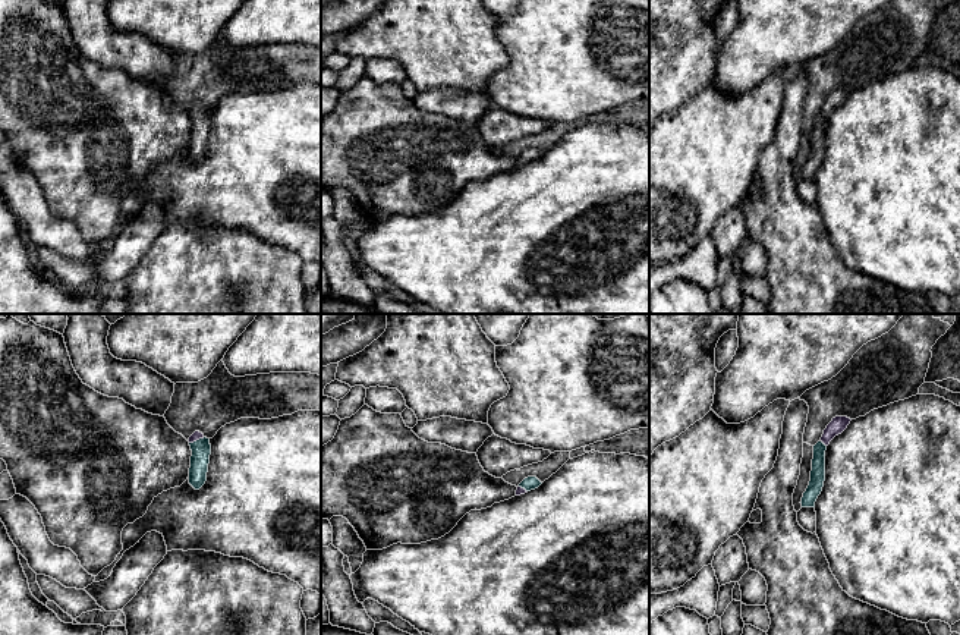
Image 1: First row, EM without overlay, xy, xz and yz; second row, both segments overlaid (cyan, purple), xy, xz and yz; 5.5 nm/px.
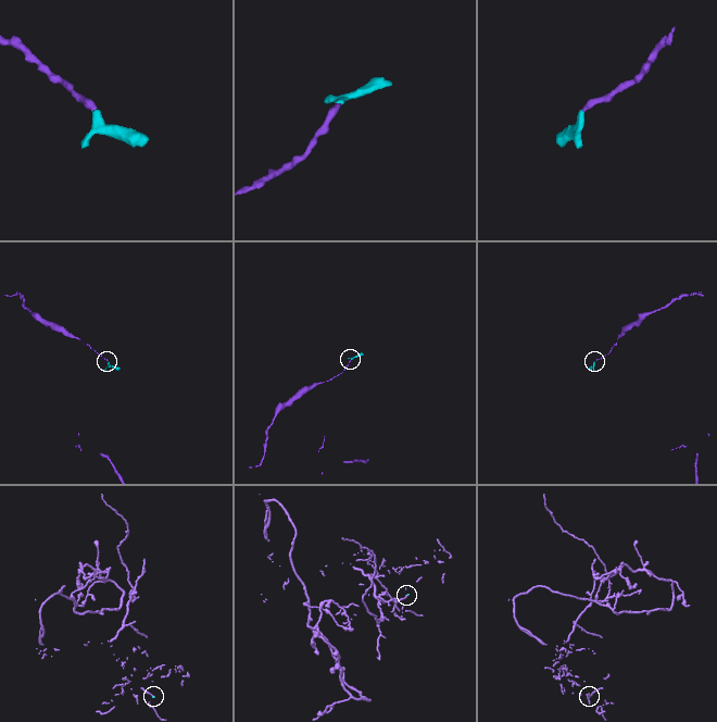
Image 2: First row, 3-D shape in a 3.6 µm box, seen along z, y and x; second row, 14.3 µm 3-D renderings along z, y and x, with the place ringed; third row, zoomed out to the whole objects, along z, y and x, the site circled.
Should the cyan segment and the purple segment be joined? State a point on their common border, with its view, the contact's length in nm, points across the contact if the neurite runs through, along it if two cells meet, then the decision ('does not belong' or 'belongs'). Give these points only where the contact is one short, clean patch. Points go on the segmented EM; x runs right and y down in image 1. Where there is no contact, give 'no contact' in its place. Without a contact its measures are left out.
contact yz (822, 443); length 50 nm; way yz (815, 486), (818, 450), (822, 443), (839, 424); belongs

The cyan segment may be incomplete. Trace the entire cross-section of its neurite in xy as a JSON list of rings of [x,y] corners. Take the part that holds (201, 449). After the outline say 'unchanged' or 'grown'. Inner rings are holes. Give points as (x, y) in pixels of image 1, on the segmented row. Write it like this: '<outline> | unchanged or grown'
[[[195,431],[188,441],[192,450],[191,468],[189,468],[189,484],[195,490],[199,490],[207,481],[211,444],[210,444],[210,438],[207,438],[199,431]]] | grown

